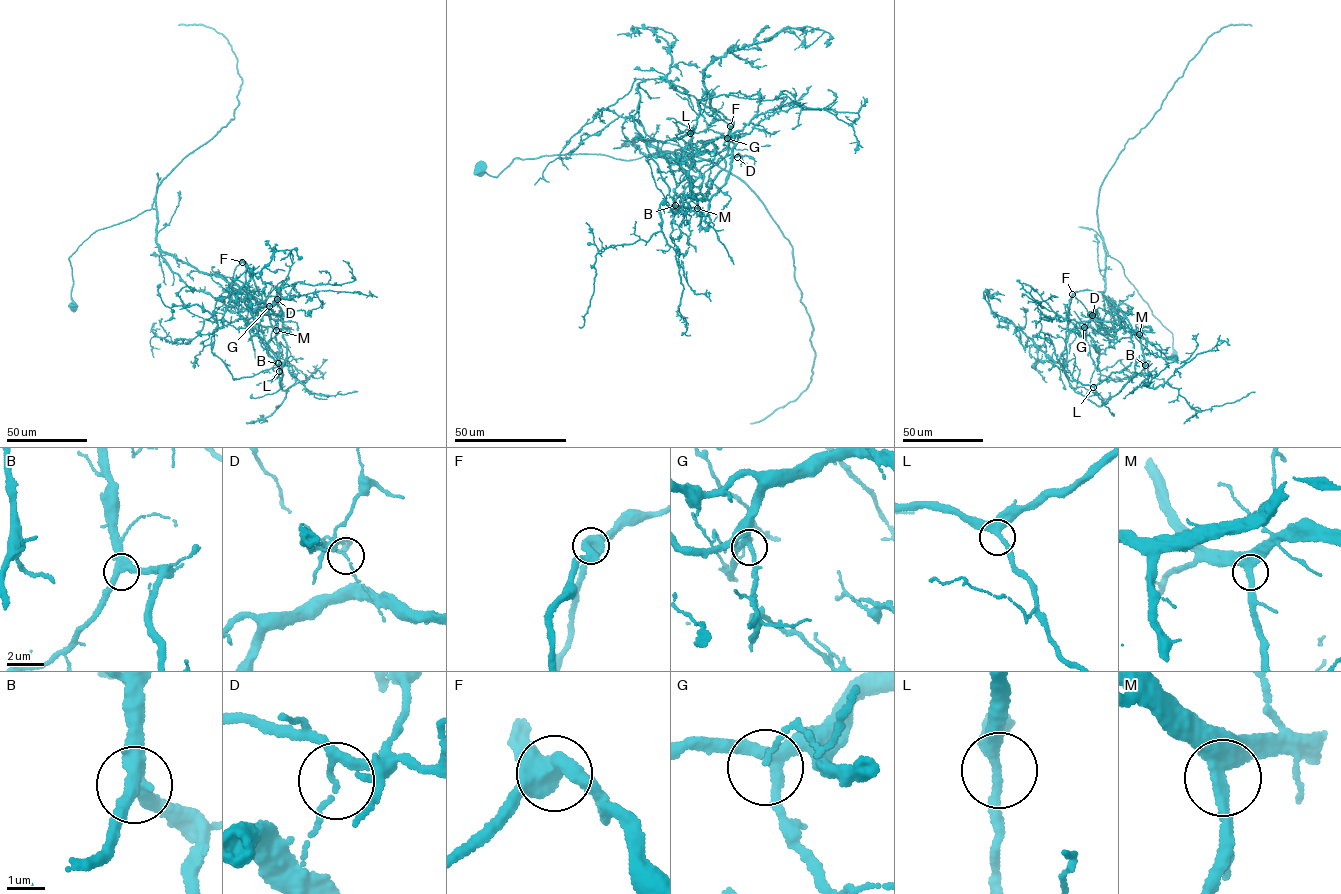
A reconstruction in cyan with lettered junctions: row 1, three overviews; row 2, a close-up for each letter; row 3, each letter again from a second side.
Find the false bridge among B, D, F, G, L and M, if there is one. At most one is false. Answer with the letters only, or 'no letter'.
D

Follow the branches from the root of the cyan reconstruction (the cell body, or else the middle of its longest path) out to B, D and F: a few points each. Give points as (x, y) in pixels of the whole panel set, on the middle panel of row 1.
B: (480, 171), (658, 152), (639, 134), (685, 170), (694, 198), (709, 192), (697, 208), (675, 205)
D: (480, 171), (496, 177), (514, 158), (658, 152), (638, 134), (641, 153), (690, 158), (695, 172), (737, 156)
F: (480, 171), (496, 177), (514, 158), (658, 152), (639, 134), (685, 170), (704, 201), (725, 166), (730, 126)

